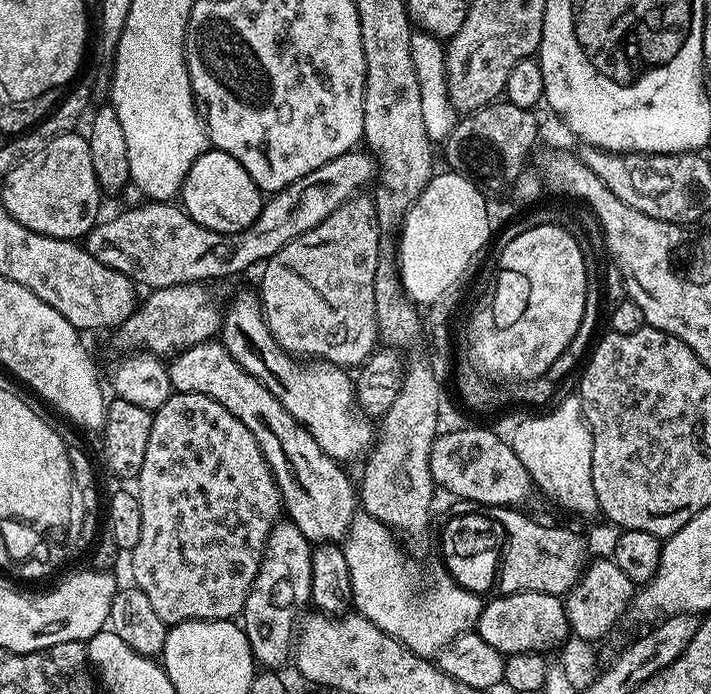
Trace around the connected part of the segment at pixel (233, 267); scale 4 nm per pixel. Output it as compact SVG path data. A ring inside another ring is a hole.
M353 150L351 152L346 152L338 158L334 158L330 162L326 162L322 166L318 166L318 170L310 170L310 174L306 174L302 178L298 178L298 182L290 182L290 186L286 186L282 191L279 192L279 199L284 199L284 201L279 201L278 204L280 208L281 223L274 225L272 221L274 218L273 207L264 206L260 209L260 219L254 221L250 228L245 228L242 232L215 232L209 228L204 228L201 224L195 224L195 222L187 216L187 213L184 211L183 207L177 206L172 202L144 202L144 205L142 205L141 208L132 208L129 210L129 212L120 212L116 217L113 218L113 220L108 220L105 222L105 224L103 224L103 222L97 223L86 237L86 248L89 250L89 252L96 256L98 262L104 263L107 267L113 268L114 271L120 272L122 275L128 276L129 279L135 282L137 285L145 284L145 289L148 290L172 287L175 284L198 284L201 282L214 282L212 280L220 280L223 278L223 276L236 276L239 274L239 272L244 272L247 270L247 268L254 267L256 263L259 265L261 262L266 262L275 252L282 250L294 238L298 238L302 234L306 234L306 230L310 230L314 226L318 226L322 223L322 221L324 221L324 219L327 218L327 216L334 214L334 210L338 210L342 205L349 203L349 201L355 197L352 195L354 195L355 192L358 191L359 188L371 178L371 176L373 179L373 177L377 175L377 172L378 165L371 152L367 150Z

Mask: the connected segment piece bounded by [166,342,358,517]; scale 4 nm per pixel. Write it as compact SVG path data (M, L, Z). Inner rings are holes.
M207 342L177 351L167 361L166 369L173 392L204 394L246 426L272 467L272 476L286 501L289 517L293 512L305 512L304 508L320 508L320 504L340 504L340 512L357 515L358 492L340 469L343 467L325 454L304 425L288 413L286 406L282 406L280 399L261 380L251 376L229 354L223 343Z

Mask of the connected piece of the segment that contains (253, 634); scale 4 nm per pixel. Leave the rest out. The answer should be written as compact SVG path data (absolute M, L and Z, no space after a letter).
M291 522L277 523L268 535L264 558L242 613L242 627L252 659L261 669L280 670L278 668L287 660L289 663L293 655L298 621L301 619L300 608L307 609L312 599L312 549L302 530Z

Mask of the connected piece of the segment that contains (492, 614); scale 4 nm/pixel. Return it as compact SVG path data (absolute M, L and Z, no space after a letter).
M516 592L512 596L497 595L497 600L492 600L480 609L480 619L476 621L474 628L478 635L494 650L502 654L513 652L530 652L539 649L539 644L548 644L551 640L560 640L569 635L568 618L564 614L564 606L561 597L552 596L549 592Z

